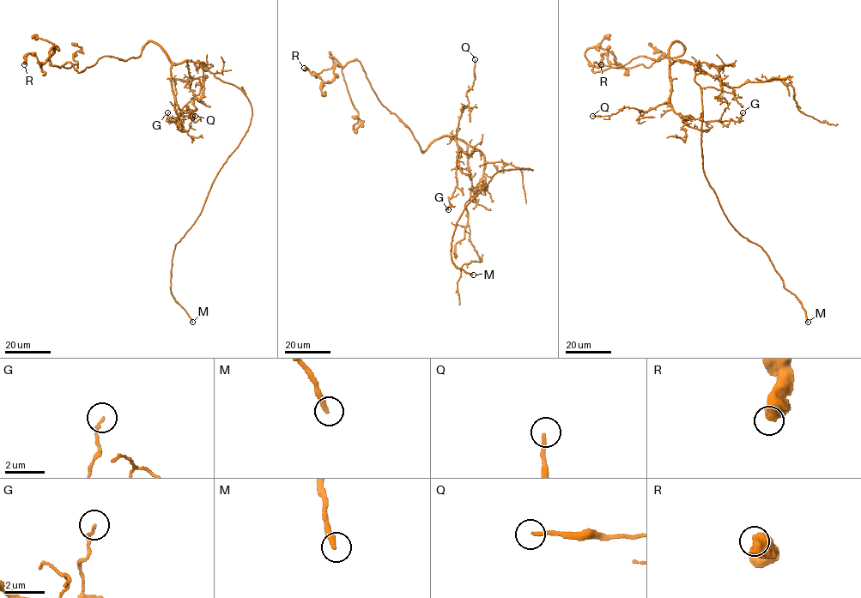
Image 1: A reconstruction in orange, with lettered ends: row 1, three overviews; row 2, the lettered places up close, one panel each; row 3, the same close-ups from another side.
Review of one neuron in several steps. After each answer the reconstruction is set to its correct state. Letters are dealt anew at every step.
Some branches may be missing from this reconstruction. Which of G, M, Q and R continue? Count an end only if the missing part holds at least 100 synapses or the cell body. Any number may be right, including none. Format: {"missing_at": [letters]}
{"missing_at": ["M"]}

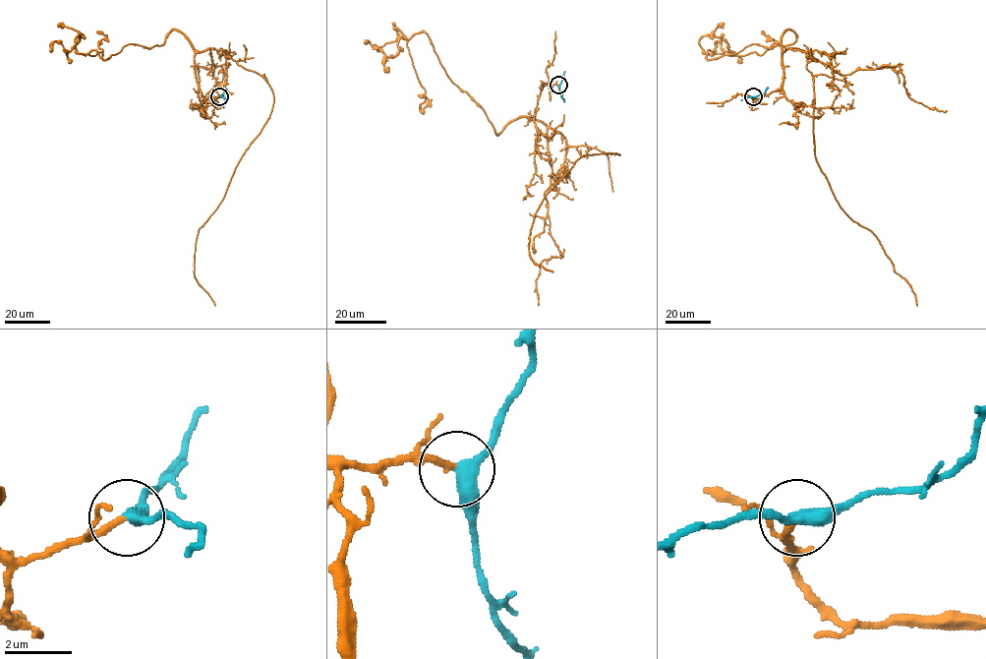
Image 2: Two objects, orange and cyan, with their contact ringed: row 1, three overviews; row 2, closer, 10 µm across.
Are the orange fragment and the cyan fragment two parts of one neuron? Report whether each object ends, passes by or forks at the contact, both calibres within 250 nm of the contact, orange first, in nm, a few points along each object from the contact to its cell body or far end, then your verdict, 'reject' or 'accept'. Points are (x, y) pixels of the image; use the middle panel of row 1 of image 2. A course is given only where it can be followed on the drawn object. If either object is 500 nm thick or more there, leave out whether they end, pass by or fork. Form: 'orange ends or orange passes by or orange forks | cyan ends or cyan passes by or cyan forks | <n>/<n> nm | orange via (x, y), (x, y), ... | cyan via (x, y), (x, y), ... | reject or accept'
orange ends | cyan passes by | 200/360 nm | orange via (558, 85), (542, 89), (529, 118), (568, 146), (619, 154), (583, 155), (542, 200), (529, 255), (553, 271) | cyan via (558, 85), (564, 100) | accept

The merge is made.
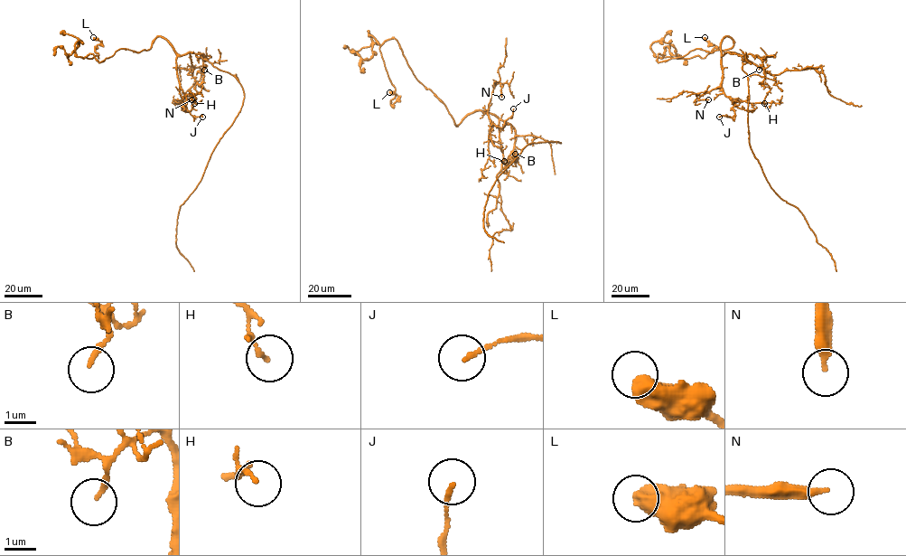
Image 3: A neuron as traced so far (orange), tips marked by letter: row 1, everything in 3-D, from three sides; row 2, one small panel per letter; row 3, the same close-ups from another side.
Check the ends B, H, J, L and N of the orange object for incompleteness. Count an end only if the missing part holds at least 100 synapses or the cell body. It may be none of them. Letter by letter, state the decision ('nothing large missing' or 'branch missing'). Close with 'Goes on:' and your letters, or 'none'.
B: nothing large missing
H: nothing large missing
J: nothing large missing
L: nothing large missing
N: nothing large missing
Goes on: none

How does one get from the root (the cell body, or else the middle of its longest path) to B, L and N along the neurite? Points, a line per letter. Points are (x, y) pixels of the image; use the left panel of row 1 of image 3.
B: (205, 57), (203, 54), (204, 70)
L: (205, 57), (180, 55), (158, 36), (149, 49), (119, 49), (99, 62), (85, 57), (98, 58), (93, 37)
N: (205, 57), (202, 54), (189, 51), (176, 58), (179, 85), (191, 99)

